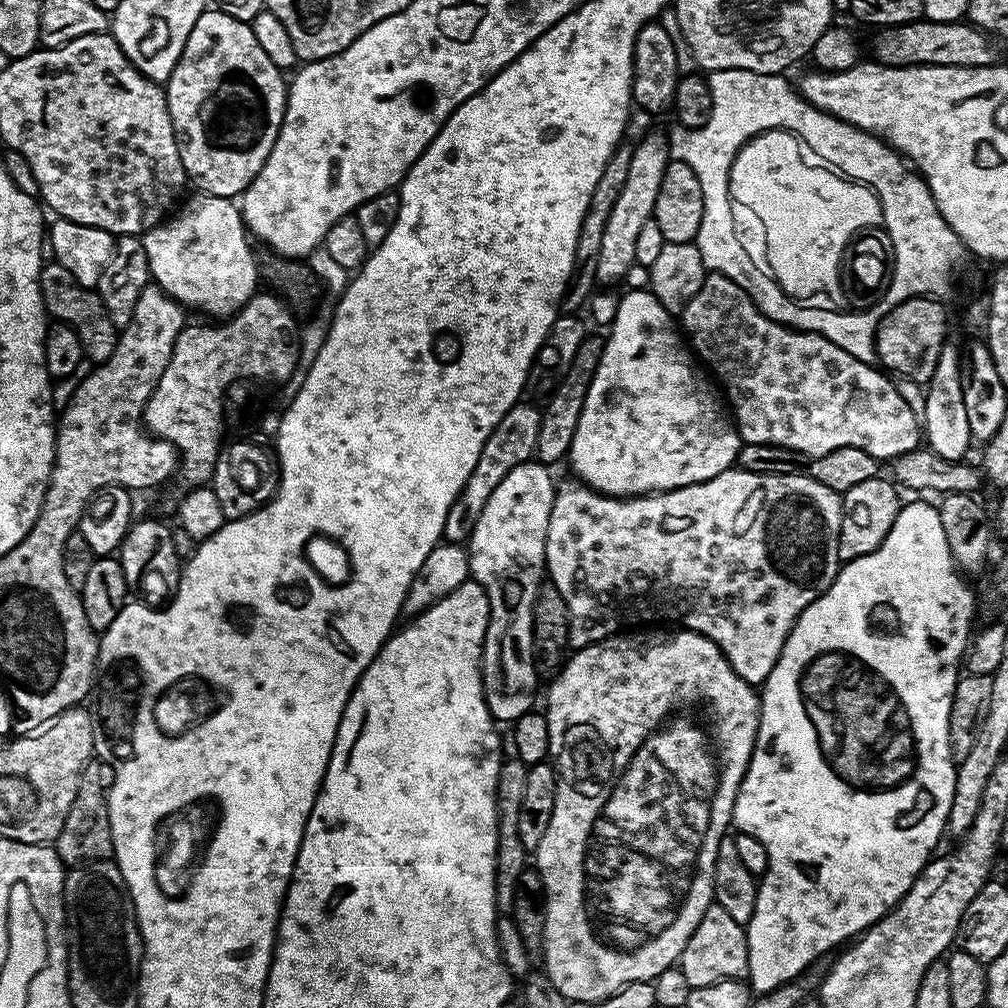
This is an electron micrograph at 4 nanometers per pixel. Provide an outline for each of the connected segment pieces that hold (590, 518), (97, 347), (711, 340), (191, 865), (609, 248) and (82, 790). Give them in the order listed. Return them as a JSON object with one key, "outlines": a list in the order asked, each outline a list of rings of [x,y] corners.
{"outlines":[[[[733,466],[706,482],[682,486],[669,492],[657,492],[651,496],[631,498],[604,496],[575,478],[567,479],[561,479],[556,486],[554,506],[550,510],[550,526],[546,530],[544,562],[550,583],[561,592],[569,610],[568,648],[572,650],[596,644],[607,636],[623,633],[633,626],[652,626],[655,625],[652,624],[655,620],[669,620],[672,623],[669,625],[710,638],[722,650],[738,678],[742,678],[747,684],[760,686],[770,670],[774,670],[782,654],[782,646],[802,610],[806,610],[810,602],[818,599],[831,586],[836,573],[842,567],[838,558],[838,538],[842,526],[841,493],[830,490],[830,486],[822,486],[822,482],[814,482],[814,478],[809,476],[754,474],[742,467]]],[[[48,262],[40,270],[40,293],[47,315],[53,321],[66,323],[76,331],[89,361],[103,362],[115,354],[118,330],[100,301],[99,291],[83,288],[76,283],[66,266]]],[[[717,272],[705,275],[702,289],[680,314],[680,322],[695,355],[716,374],[744,444],[789,448],[804,456],[821,456],[830,454],[830,450],[842,450],[842,446],[855,446],[880,462],[919,447],[921,421],[906,405],[906,398],[898,394],[889,375],[875,365],[858,361],[854,354],[847,354],[816,332],[797,332],[774,323],[725,275]]],[[[196,796],[196,800],[188,800],[188,804],[172,808],[172,812],[164,812],[164,816],[160,816],[160,825],[152,828],[157,841],[152,847],[156,856],[152,881],[161,886],[186,886],[195,882],[196,876],[200,876],[200,868],[204,868],[204,863],[208,861],[208,852],[212,852],[212,844],[216,844],[216,836],[220,836],[223,824],[224,804],[220,796]]],[[[652,132],[640,140],[640,145],[632,148],[630,171],[626,174],[626,183],[622,186],[622,194],[614,202],[614,210],[610,210],[610,218],[606,218],[606,230],[602,234],[602,250],[598,250],[596,259],[596,278],[601,285],[621,283],[631,267],[634,267],[634,241],[642,226],[652,219],[654,202],[658,202],[658,190],[662,186],[662,174],[666,174],[668,142],[665,133]]],[[[93,758],[78,778],[78,794],[66,814],[60,836],[54,842],[56,853],[68,866],[79,866],[93,860],[112,860],[112,835],[108,817],[108,792],[114,782],[114,770],[107,759]]]]}

